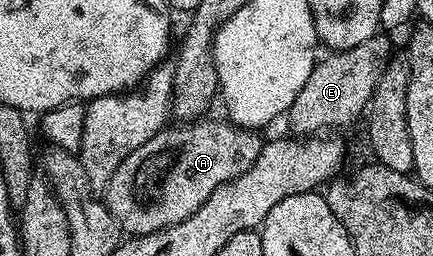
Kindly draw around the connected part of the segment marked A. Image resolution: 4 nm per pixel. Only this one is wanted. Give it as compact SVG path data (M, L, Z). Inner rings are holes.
M227 119L209 120L172 124L157 135L153 135L149 143L141 143L141 147L137 147L137 151L133 151L133 155L129 155L129 159L125 159L121 167L117 167L113 179L109 179L105 190L105 204L107 210L119 220L120 230L134 235L161 231L162 228L181 223L193 215L215 189L237 179L253 166L254 160L265 144L264 138L259 138L258 132L231 124Z

